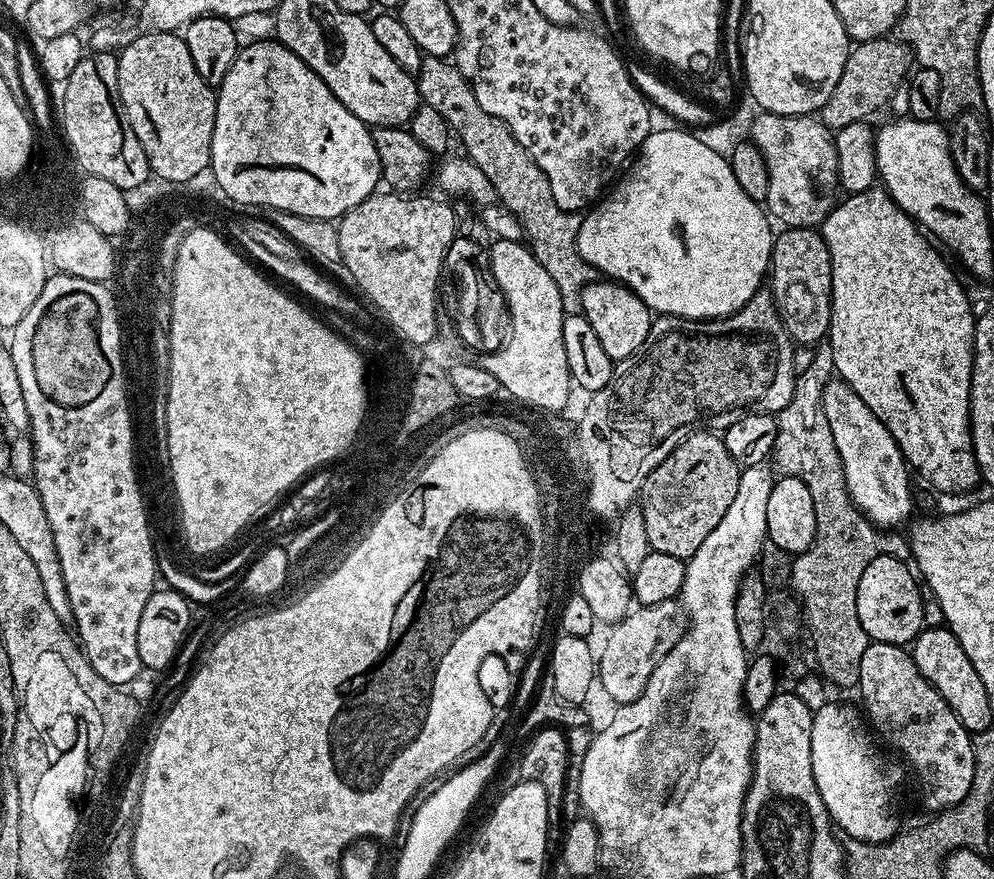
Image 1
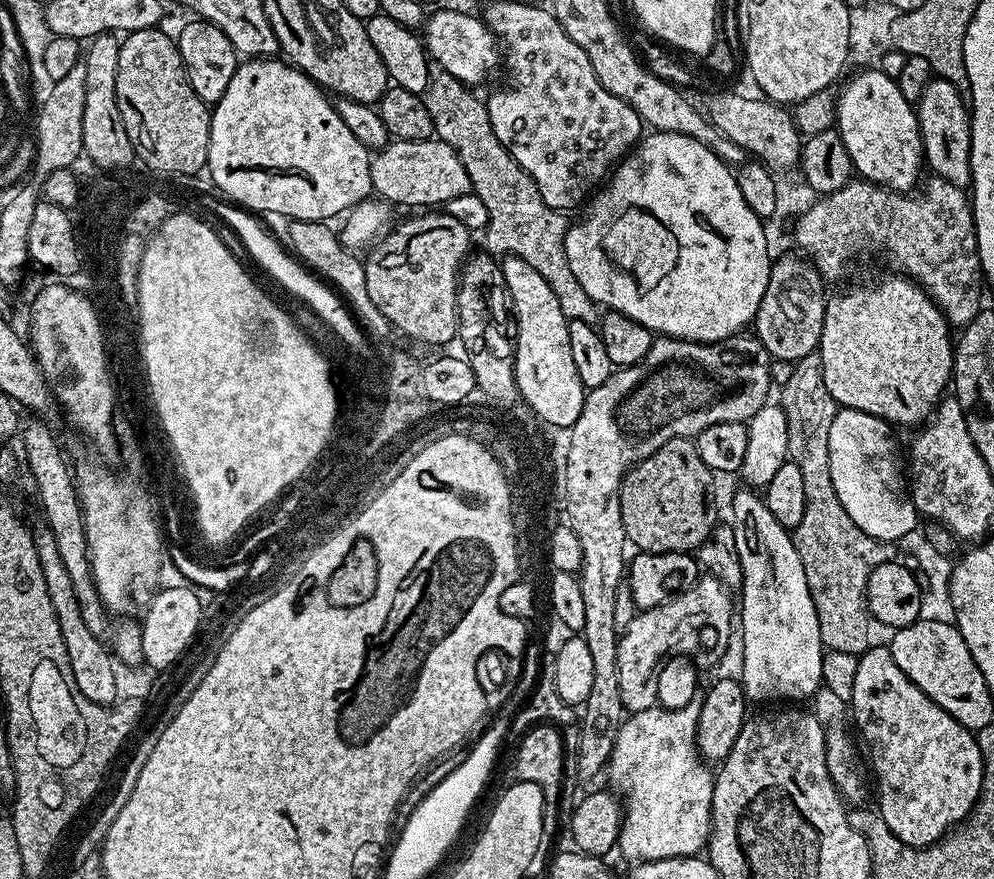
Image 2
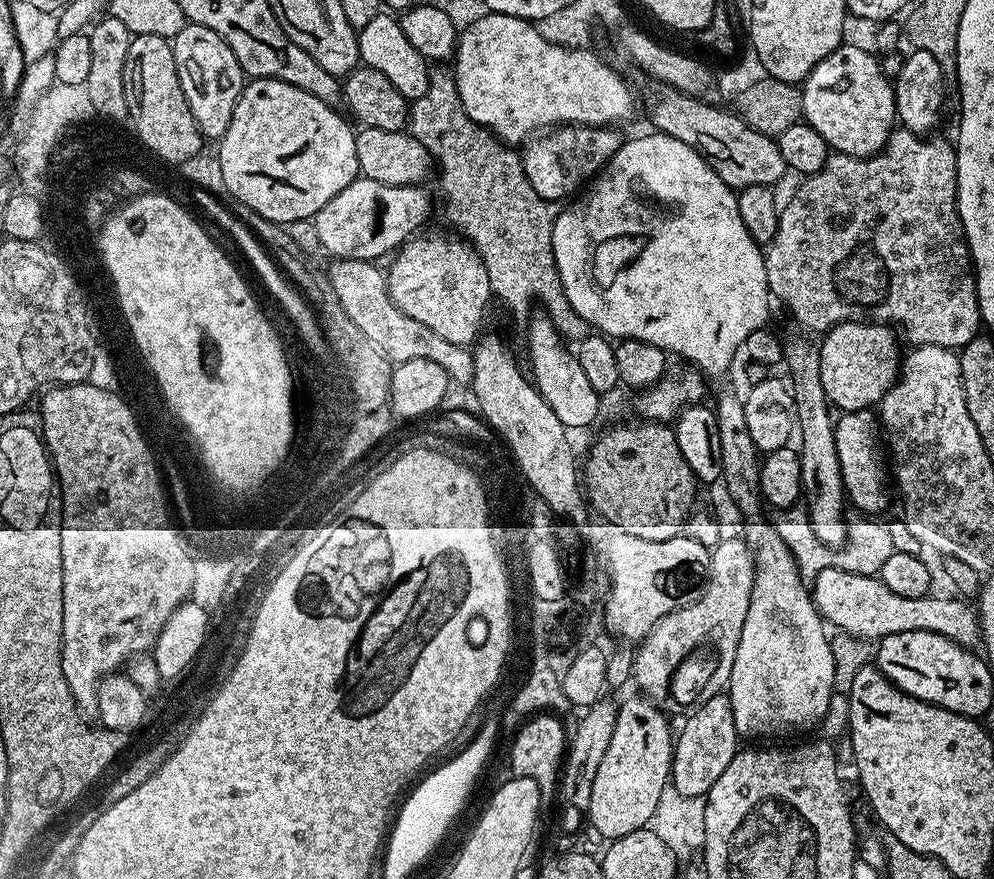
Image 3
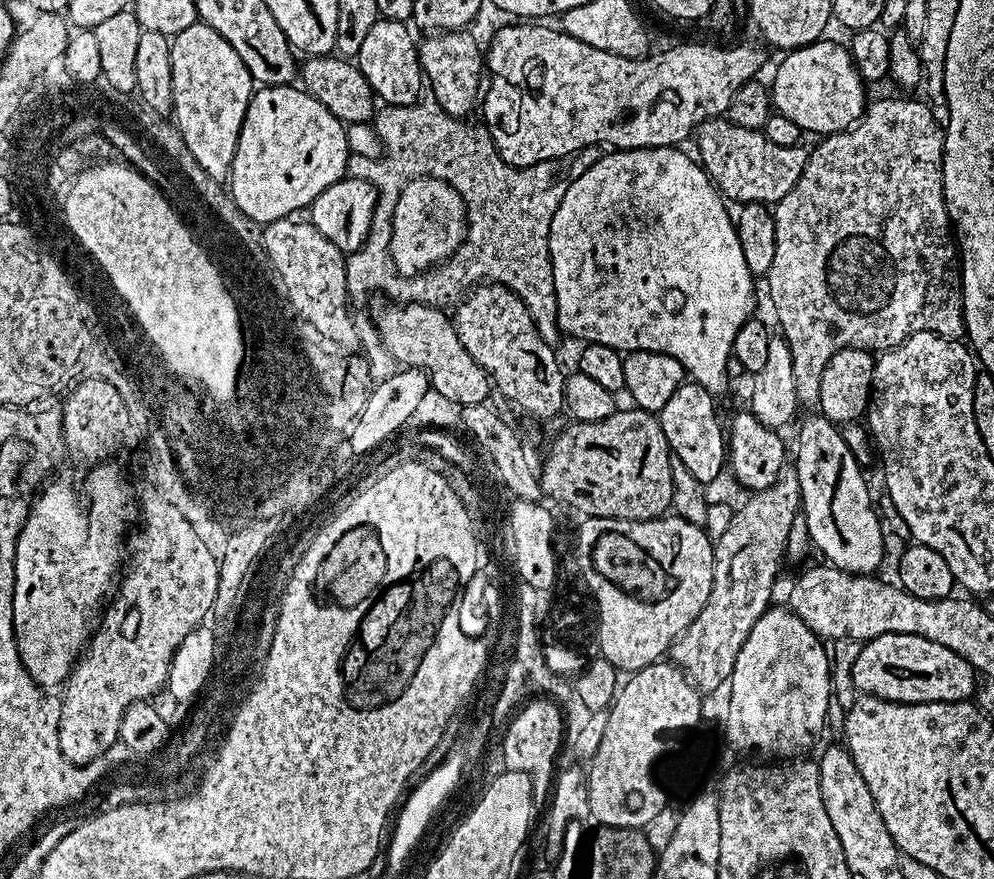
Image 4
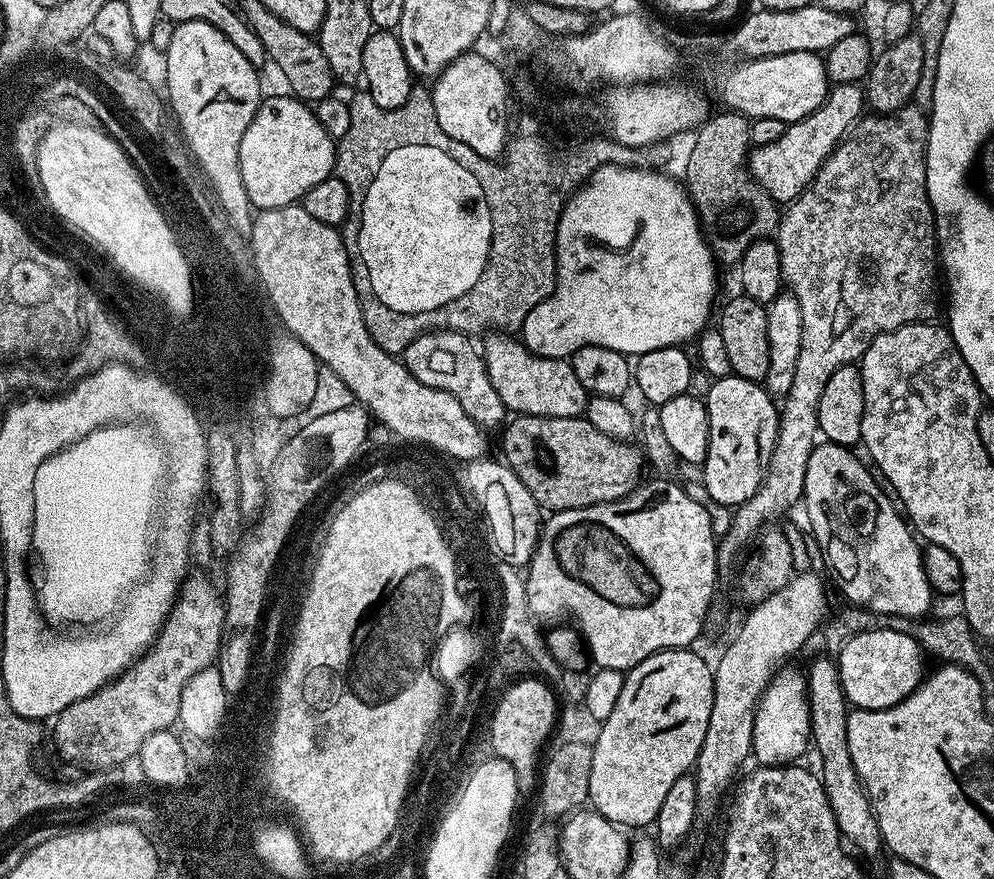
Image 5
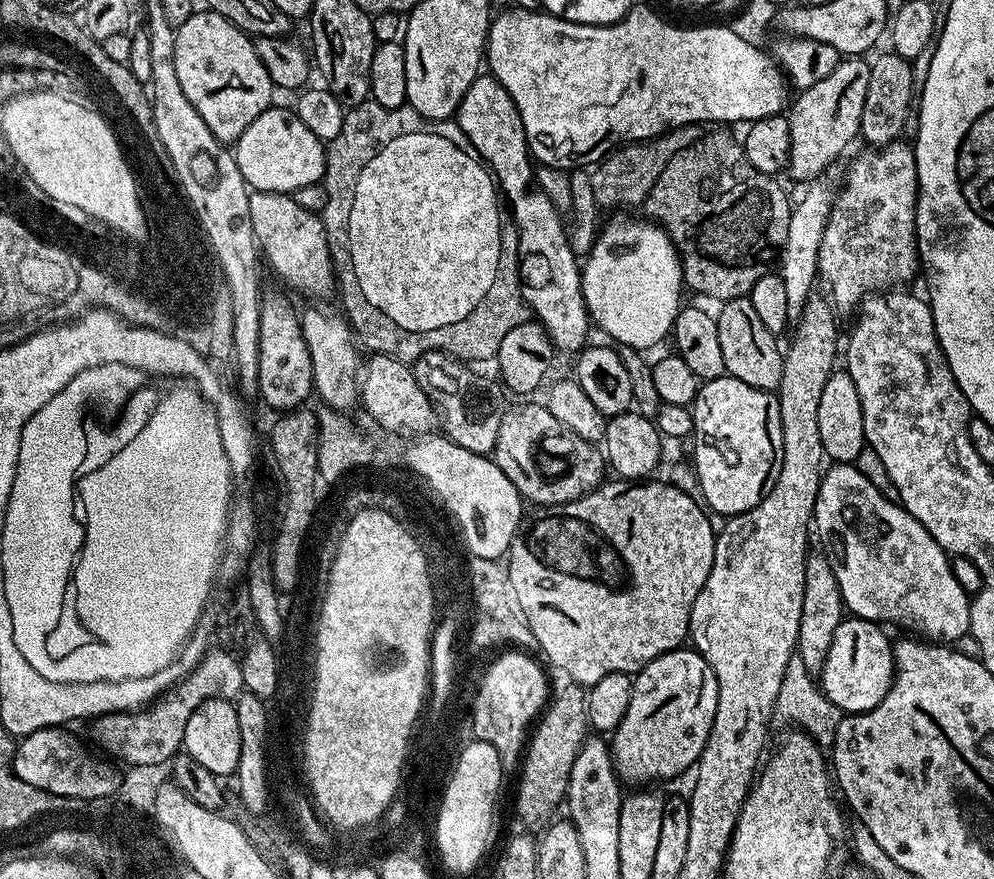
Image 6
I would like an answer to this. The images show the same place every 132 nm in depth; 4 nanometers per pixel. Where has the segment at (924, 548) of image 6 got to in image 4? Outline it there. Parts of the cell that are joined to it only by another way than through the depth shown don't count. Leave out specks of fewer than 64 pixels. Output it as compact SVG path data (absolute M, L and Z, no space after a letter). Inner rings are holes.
M808 414L800 426L800 433L796 436L796 465L794 471L800 483L800 503L802 505L802 524L808 527L808 536L816 543L823 559L833 568L840 568L843 572L857 574L872 574L876 567L884 560L885 525L880 525L880 516L872 505L872 492L864 481L864 472L860 464L868 464L874 460L874 452L870 441L870 434L865 425L849 422L837 427L822 414Z

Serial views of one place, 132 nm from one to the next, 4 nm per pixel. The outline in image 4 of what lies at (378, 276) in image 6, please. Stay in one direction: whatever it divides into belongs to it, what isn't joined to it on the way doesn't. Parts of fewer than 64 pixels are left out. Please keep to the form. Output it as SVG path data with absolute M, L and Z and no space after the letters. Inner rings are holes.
M412 184L412 188L404 192L404 200L400 200L400 208L396 208L389 246L399 271L412 275L441 264L457 251L465 239L465 200L456 200L444 184Z

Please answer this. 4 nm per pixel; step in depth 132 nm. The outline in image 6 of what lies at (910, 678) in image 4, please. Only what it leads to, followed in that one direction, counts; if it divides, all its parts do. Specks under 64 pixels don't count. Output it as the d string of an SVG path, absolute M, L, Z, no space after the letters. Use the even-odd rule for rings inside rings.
M844 618L834 632L833 642L826 654L824 668L818 675L818 684L824 696L841 708L844 714L869 712L886 698L896 674L892 657L893 641L888 641L885 629L879 623L859 618Z

